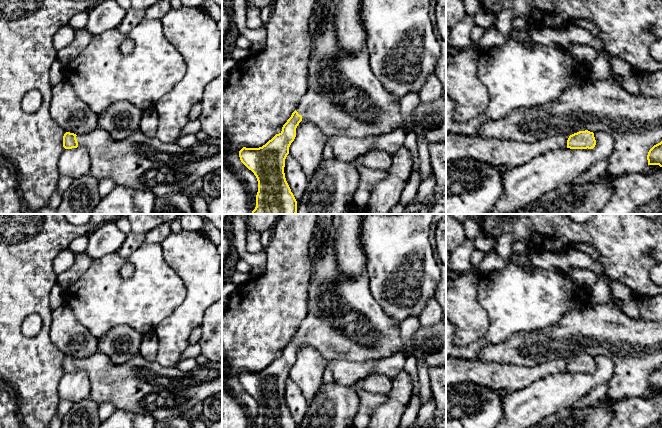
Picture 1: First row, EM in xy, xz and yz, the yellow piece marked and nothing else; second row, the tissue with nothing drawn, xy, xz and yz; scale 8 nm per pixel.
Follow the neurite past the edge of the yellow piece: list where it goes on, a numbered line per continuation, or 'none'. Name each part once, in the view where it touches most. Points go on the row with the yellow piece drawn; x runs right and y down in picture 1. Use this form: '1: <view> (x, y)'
1: xz (343, 97)

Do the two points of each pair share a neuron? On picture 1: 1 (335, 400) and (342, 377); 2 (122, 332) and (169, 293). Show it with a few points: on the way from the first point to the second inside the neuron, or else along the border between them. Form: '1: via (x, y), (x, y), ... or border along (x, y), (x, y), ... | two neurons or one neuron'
1: border along (335, 381), (349, 386) | two neurons
2: border along (106, 331), (118, 325), (129, 325), (142, 335) | two neurons

